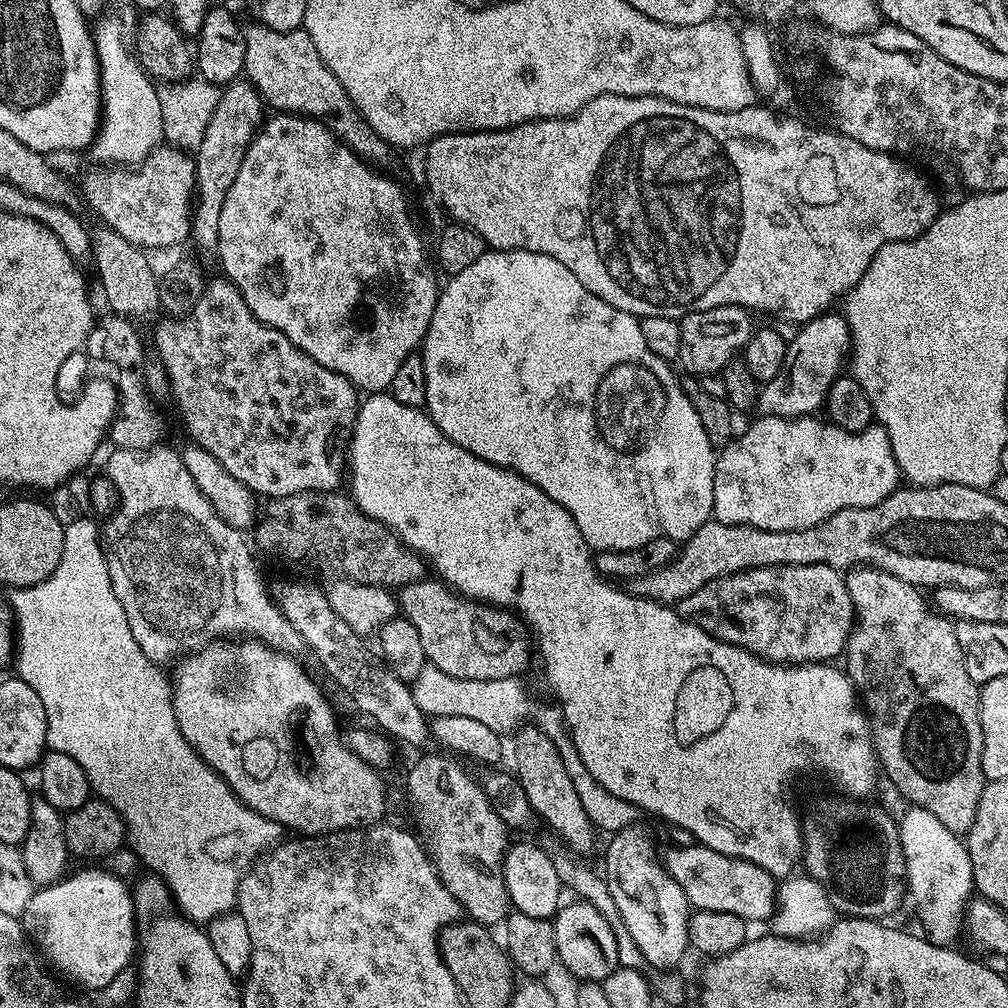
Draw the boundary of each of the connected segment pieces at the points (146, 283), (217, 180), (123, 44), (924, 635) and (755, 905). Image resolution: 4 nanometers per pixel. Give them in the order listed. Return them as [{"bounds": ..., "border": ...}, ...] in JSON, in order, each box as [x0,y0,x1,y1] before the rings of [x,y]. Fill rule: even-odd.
[{"bounds":[92,227,160,318],"border":[[[97,227],[92,232],[92,255],[98,268],[102,292],[115,311],[115,315],[129,318],[144,318],[158,312],[160,307],[160,278],[155,274],[145,249],[134,246],[112,228]]]},{"bounds":[191,78,266,252],"border":[[[241,78],[225,87],[220,93],[220,101],[210,114],[210,126],[202,134],[202,142],[194,149],[196,162],[196,191],[192,217],[191,243],[196,243],[204,252],[216,252],[218,246],[218,218],[222,214],[222,202],[234,178],[246,158],[246,150],[260,131],[266,119],[266,108],[256,88]]]},{"bounds":[90,12,164,166],"border":[[[110,12],[103,18],[97,19],[94,24],[96,61],[100,63],[102,119],[100,130],[96,133],[96,138],[90,145],[90,153],[92,152],[92,156],[96,159],[96,162],[104,166],[138,166],[155,148],[161,147],[164,140],[160,93],[157,85],[154,83],[153,77],[144,71],[143,66],[136,59],[133,45],[130,43],[130,33],[134,28],[134,20],[132,24],[131,14],[124,12],[121,16],[118,16],[116,13]]]},{"bounds":[844,566,986,834],"border":[[[857,566],[844,576],[844,585],[852,599],[852,605],[856,611],[856,618],[852,625],[852,632],[848,636],[846,645],[846,671],[852,679],[852,685],[856,687],[859,699],[866,709],[868,723],[872,730],[872,742],[876,745],[876,759],[879,767],[888,775],[888,780],[905,796],[909,805],[916,805],[922,810],[928,810],[934,814],[943,826],[957,834],[967,834],[974,818],[978,814],[978,802],[982,798],[982,790],[986,783],[982,770],[982,726],[980,725],[980,688],[966,674],[964,655],[958,646],[956,629],[949,617],[940,615],[935,607],[930,606],[925,593],[910,582],[902,582],[896,576],[886,574],[877,568]]]},{"bounds":[662,842,777,922],"border":[[[688,842],[685,848],[672,848],[663,853],[662,863],[668,875],[674,877],[689,905],[696,910],[722,910],[726,914],[738,914],[746,922],[767,921],[776,911],[777,881],[762,866],[739,860],[707,848],[699,842]]]}]

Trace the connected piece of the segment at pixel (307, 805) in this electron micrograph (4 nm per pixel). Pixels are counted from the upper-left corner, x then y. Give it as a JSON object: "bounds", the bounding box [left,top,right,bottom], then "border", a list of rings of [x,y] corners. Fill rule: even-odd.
{"bounds":[170,638,388,834],"border":[[[217,638],[211,644],[185,655],[175,665],[176,673],[171,673],[170,685],[172,688],[172,705],[174,718],[178,718],[178,730],[182,730],[182,738],[190,742],[190,746],[211,768],[218,773],[230,786],[230,790],[246,807],[278,822],[285,829],[293,828],[296,834],[323,834],[325,832],[345,832],[347,828],[371,828],[385,819],[384,811],[388,808],[388,796],[384,793],[384,780],[377,769],[371,768],[362,758],[358,758],[343,744],[341,739],[332,740],[336,732],[336,716],[324,697],[324,692],[312,681],[312,676],[296,661],[295,655],[287,652],[278,652],[269,648],[262,640],[255,638]]]}

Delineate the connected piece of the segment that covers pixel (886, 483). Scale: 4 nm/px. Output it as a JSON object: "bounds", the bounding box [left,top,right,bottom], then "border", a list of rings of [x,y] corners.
{"bounds":[712,416,902,530],"border":[[[760,416],[745,430],[737,435],[729,444],[719,449],[716,457],[716,469],[714,470],[714,506],[712,507],[713,517],[722,524],[745,524],[762,530],[802,530],[806,526],[814,526],[830,514],[838,514],[843,508],[861,508],[862,506],[874,506],[882,502],[891,492],[901,487],[902,477],[900,467],[894,458],[894,450],[890,446],[890,438],[886,430],[879,426],[873,426],[861,432],[842,430],[836,424],[825,422],[823,419],[812,416],[797,416],[789,418],[786,416]]]}

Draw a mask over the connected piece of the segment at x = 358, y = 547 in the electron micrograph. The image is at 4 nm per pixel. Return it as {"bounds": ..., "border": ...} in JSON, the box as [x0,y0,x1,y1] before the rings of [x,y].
{"bounds":[254,491,426,590],"border":[[[339,491],[295,492],[289,496],[277,496],[263,505],[262,515],[254,525],[256,532],[255,547],[270,555],[280,555],[284,564],[301,568],[308,572],[313,568],[320,576],[353,580],[355,584],[378,584],[381,588],[399,590],[406,584],[425,579],[426,564],[412,549],[407,548],[385,524],[378,523],[356,507],[347,495],[339,496]]]}

